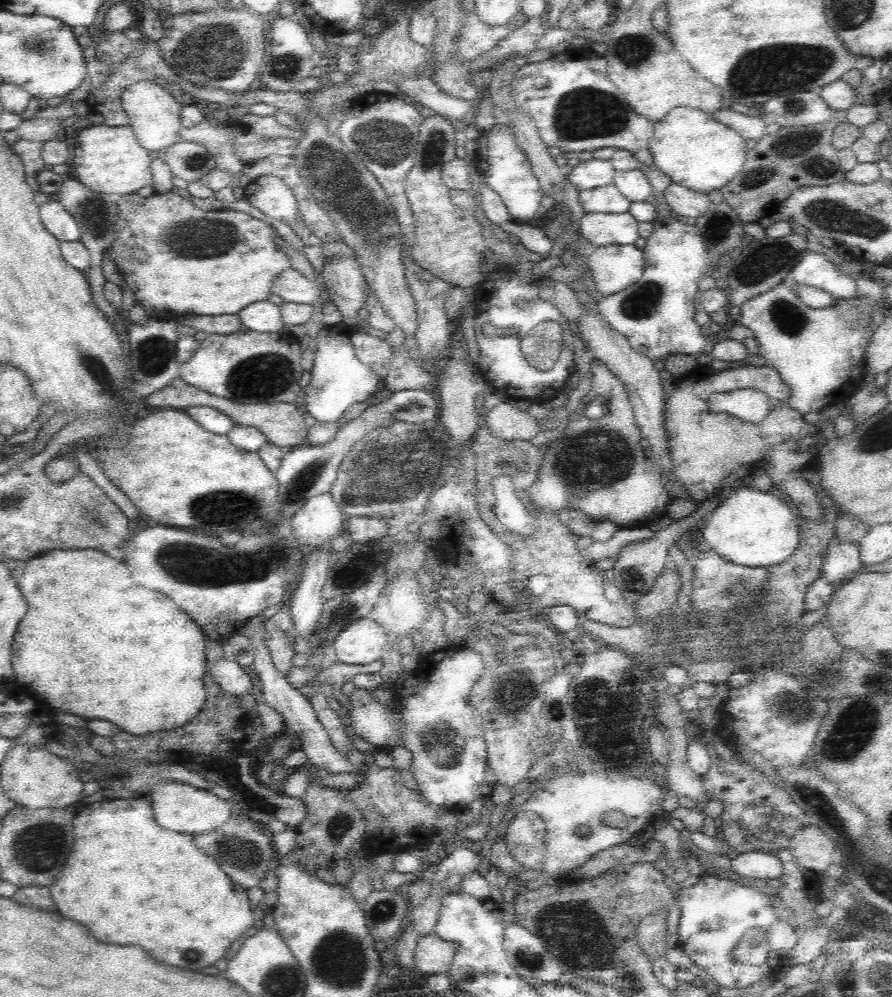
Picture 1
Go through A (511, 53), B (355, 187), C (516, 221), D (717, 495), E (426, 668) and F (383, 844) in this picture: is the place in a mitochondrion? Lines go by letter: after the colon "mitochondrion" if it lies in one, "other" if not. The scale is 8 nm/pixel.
A: other
B: mitochondrion
C: other
D: other
E: other
F: other

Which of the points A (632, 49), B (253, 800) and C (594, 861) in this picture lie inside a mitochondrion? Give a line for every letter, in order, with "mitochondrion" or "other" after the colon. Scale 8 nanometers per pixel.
A: mitochondrion
B: other
C: other

